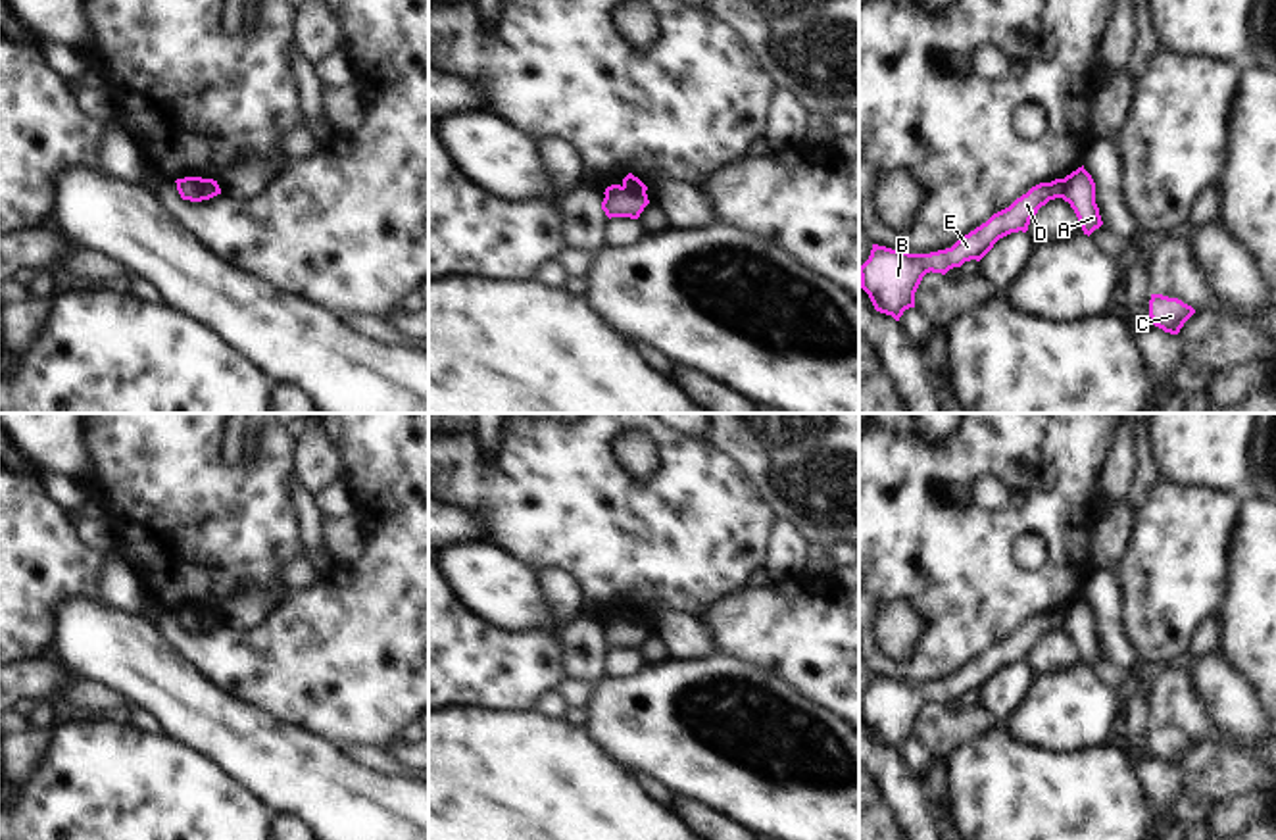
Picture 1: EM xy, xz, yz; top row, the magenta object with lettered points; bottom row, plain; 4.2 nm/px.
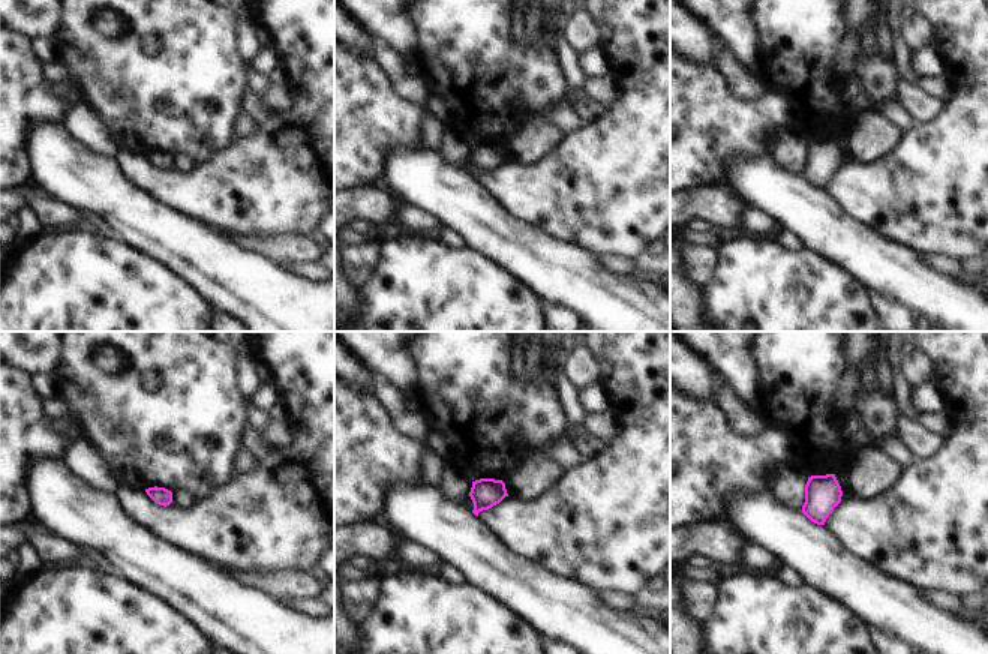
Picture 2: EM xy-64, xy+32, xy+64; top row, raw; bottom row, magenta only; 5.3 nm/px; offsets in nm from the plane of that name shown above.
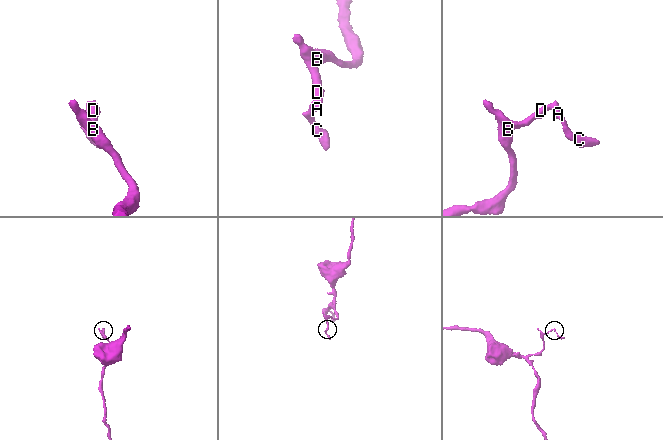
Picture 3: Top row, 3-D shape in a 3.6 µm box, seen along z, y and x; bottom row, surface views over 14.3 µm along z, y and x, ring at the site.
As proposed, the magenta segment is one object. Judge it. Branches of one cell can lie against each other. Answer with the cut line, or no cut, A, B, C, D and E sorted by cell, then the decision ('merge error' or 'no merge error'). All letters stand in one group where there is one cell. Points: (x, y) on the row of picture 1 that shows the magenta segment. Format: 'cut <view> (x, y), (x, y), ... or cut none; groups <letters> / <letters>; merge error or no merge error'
cut xy (196, 177), (196, 187), (204, 198); groups A C / B D E; merge error

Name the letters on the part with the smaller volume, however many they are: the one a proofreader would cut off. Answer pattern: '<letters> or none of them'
A, C

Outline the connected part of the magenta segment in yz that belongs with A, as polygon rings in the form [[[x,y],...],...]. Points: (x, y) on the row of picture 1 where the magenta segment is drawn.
[[[1084,165],[1065,177],[1063,200],[1074,210],[1084,235],[1090,236],[1103,225],[1095,204],[1095,183]]]

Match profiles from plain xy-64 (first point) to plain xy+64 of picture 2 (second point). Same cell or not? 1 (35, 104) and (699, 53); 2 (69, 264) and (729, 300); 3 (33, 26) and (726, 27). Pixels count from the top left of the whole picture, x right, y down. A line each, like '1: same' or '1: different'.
1: different
2: same
3: same

